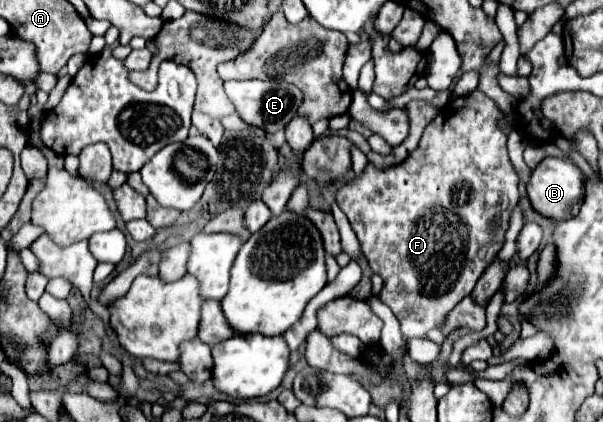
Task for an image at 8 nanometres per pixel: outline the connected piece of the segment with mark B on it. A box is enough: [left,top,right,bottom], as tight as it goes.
[528,157,584,221]

